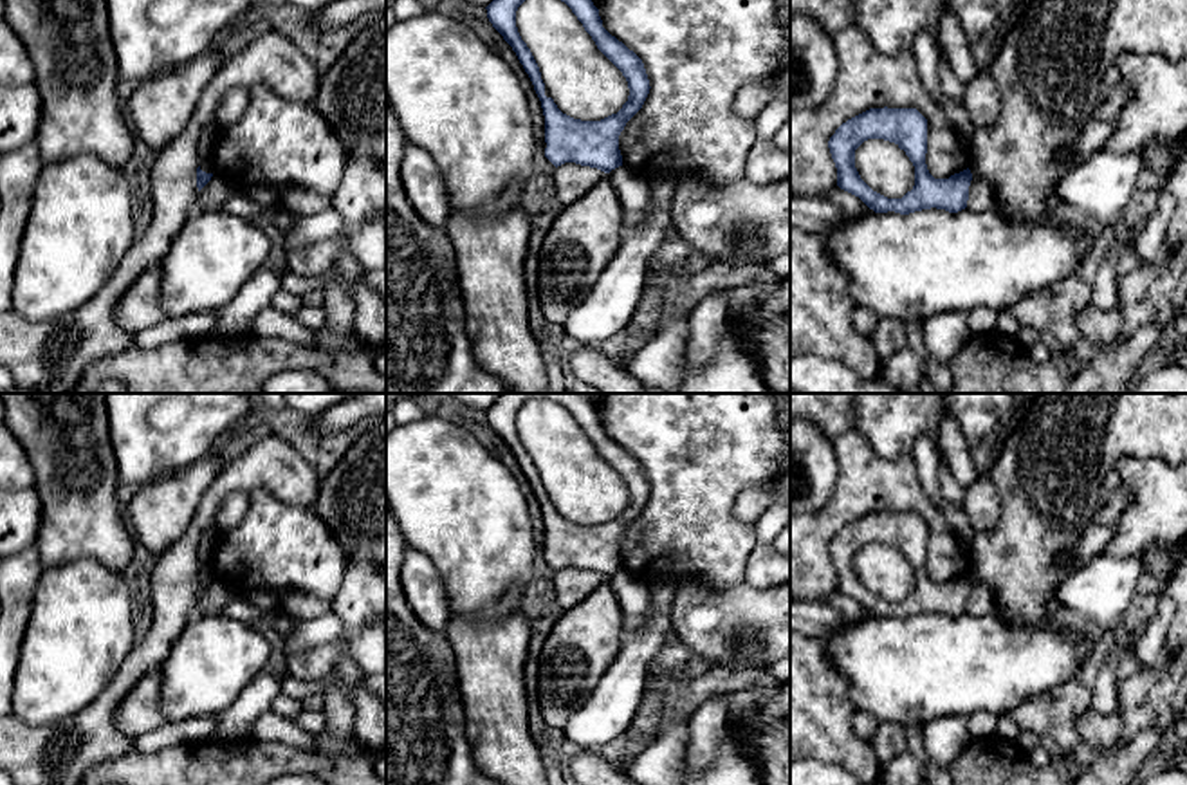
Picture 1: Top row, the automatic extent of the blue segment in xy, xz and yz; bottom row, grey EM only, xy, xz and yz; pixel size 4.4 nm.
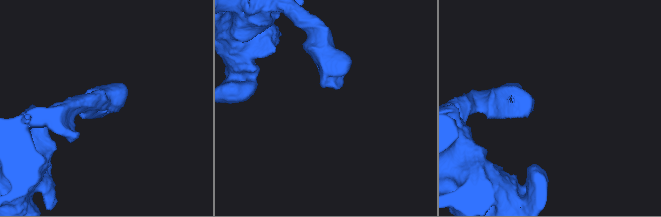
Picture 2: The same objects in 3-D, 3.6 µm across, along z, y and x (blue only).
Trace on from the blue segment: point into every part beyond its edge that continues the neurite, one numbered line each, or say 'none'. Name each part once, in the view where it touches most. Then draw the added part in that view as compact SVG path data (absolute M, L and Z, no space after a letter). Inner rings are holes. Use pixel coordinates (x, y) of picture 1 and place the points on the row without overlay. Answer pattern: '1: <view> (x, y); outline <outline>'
none

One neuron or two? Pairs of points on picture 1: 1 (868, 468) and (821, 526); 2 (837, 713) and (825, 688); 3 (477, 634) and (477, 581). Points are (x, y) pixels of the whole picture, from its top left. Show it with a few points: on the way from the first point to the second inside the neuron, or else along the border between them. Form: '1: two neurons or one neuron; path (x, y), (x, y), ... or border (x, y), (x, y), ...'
1: one neuron; path (864, 482), (836, 511)
2: one neuron; path (832, 708), (825, 701), (825, 693)
3: two neurons; border (516, 607), (489, 619), (451, 618)

